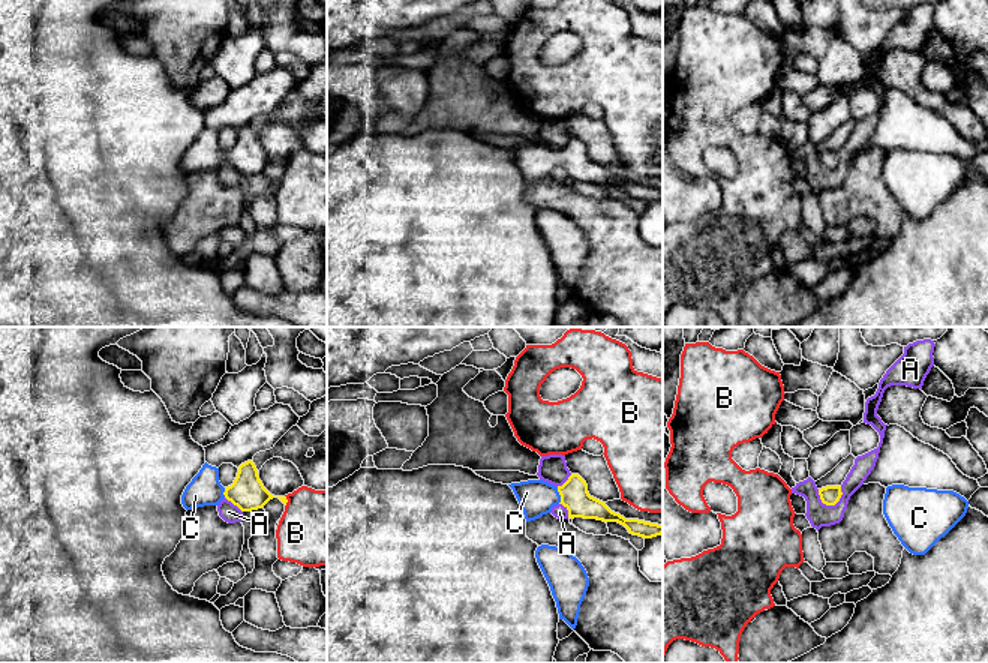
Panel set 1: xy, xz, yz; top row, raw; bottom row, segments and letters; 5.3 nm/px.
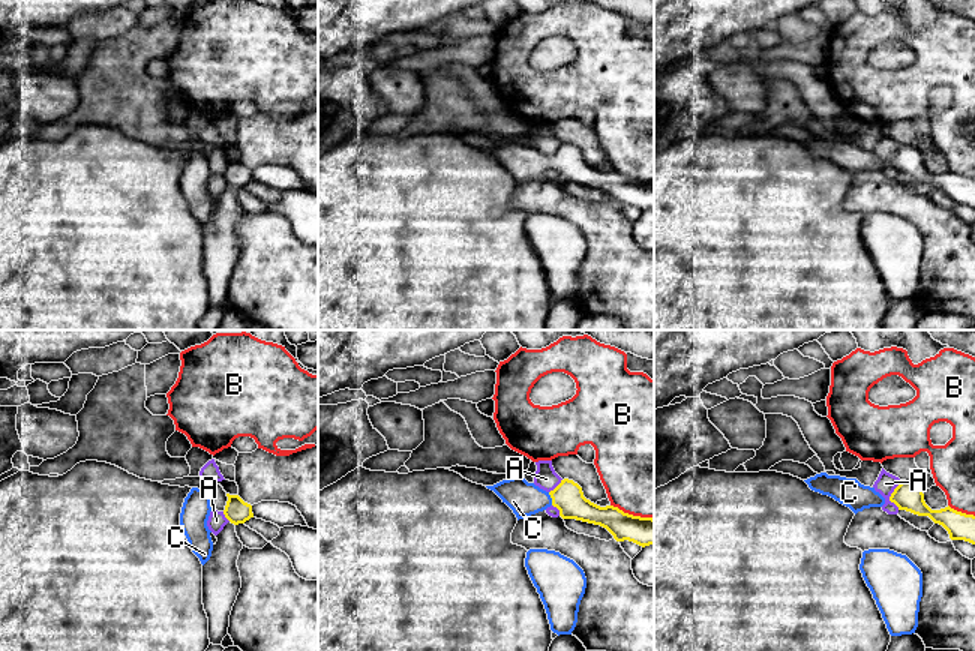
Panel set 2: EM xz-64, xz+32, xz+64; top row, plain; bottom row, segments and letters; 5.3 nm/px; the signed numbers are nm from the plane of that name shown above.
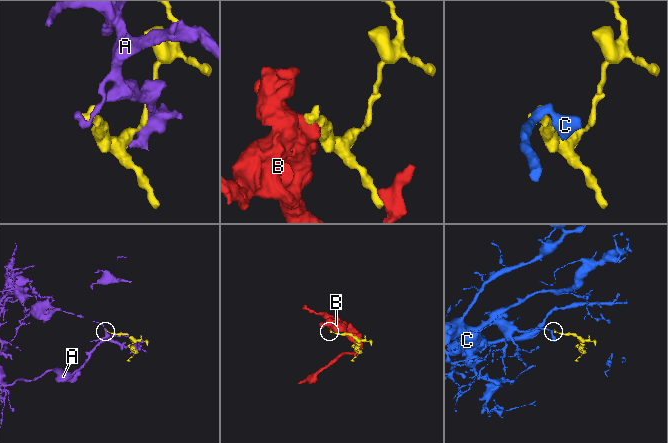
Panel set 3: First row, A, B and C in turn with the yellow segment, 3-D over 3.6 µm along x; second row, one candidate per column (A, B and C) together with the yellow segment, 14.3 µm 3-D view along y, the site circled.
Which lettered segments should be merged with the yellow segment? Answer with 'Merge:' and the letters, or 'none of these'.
Merge: C

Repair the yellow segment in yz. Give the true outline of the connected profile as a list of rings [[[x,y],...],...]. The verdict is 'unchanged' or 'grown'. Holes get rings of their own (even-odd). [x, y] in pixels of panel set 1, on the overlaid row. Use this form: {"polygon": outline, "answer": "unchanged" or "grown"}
{"polygon": [[[841,486],[822,488],[822,489],[819,489],[819,495],[820,495],[820,500],[822,500],[823,504],[835,506],[843,495]]], "answer": "unchanged"}

